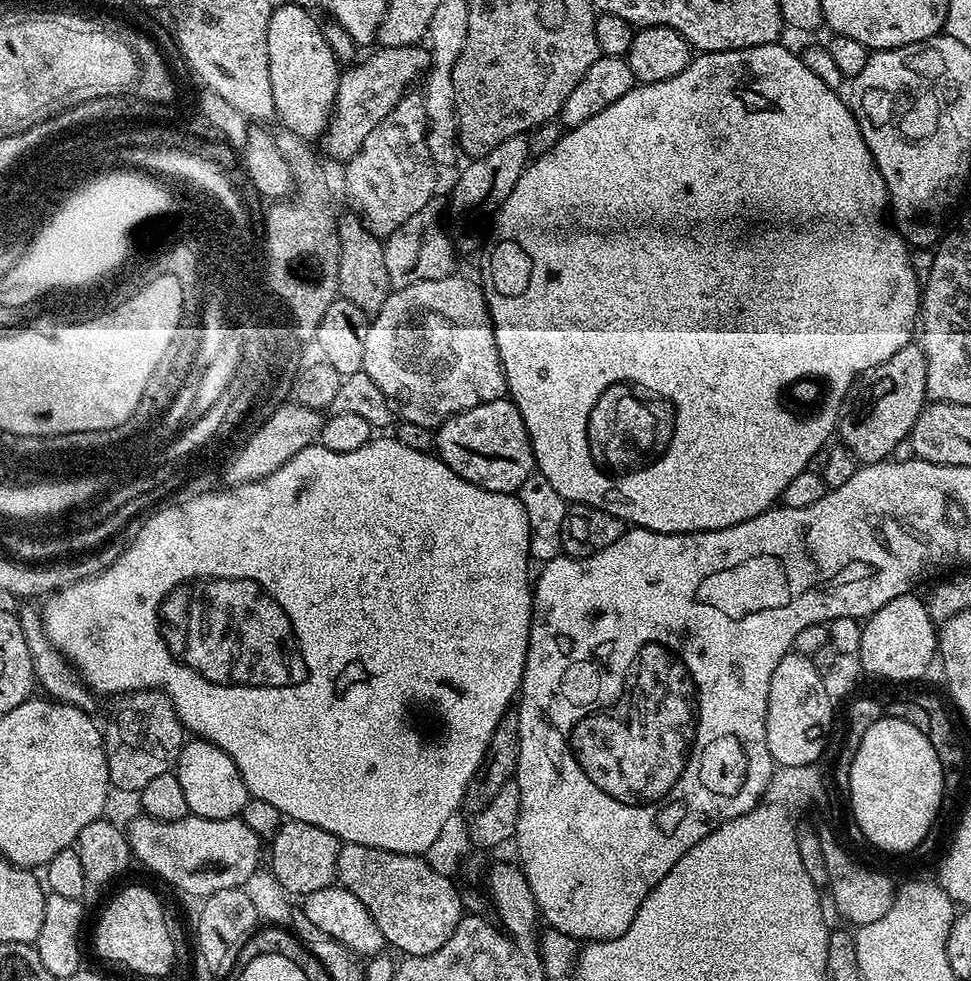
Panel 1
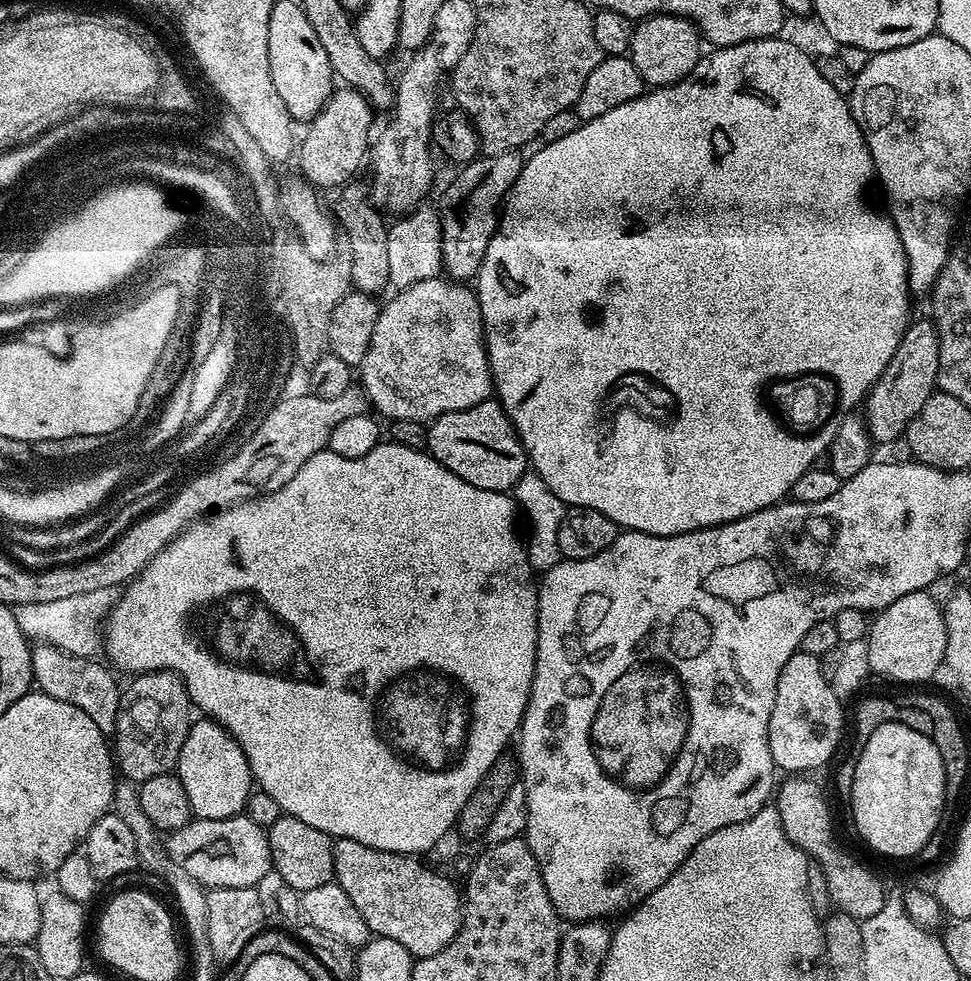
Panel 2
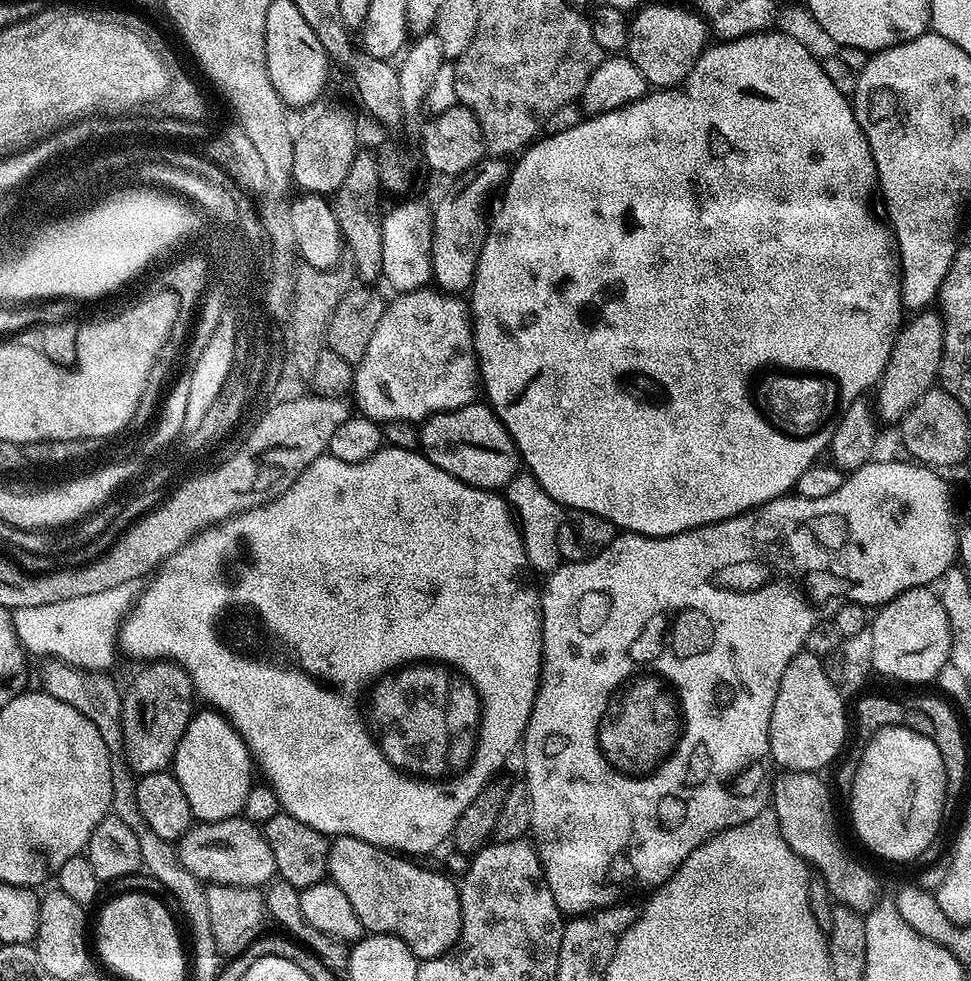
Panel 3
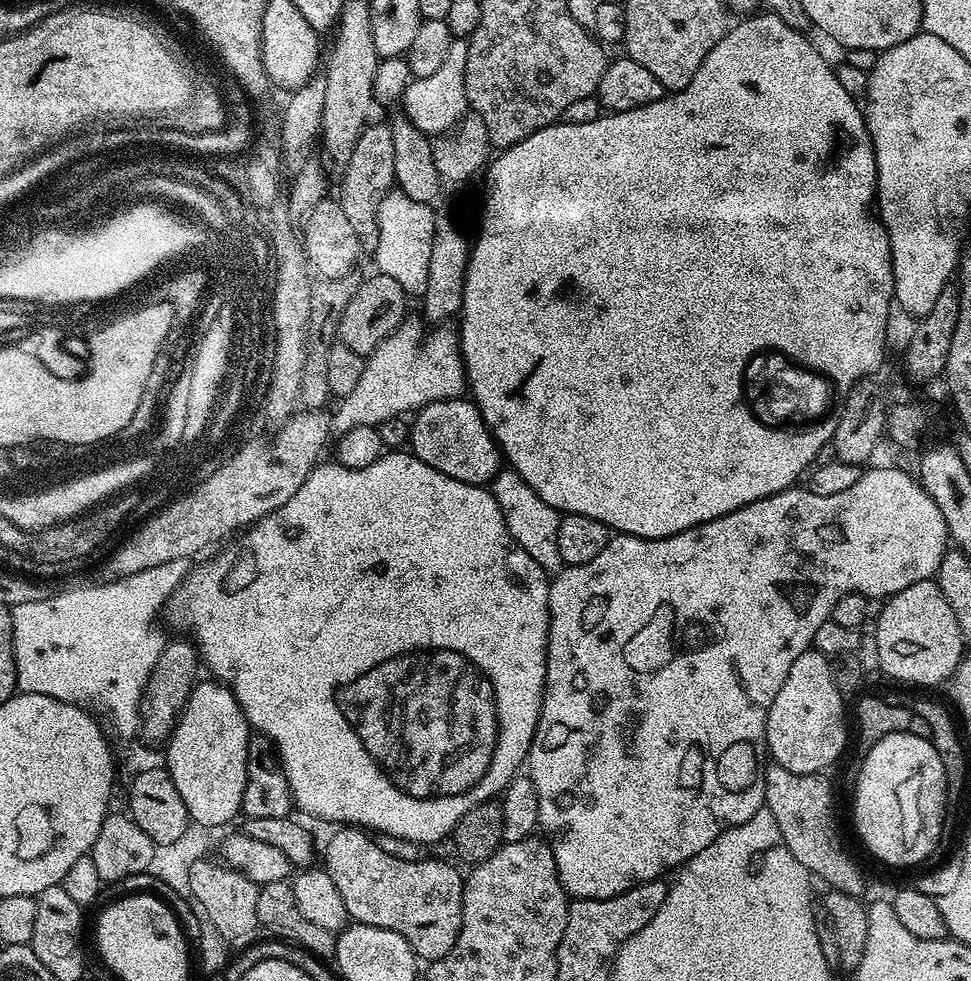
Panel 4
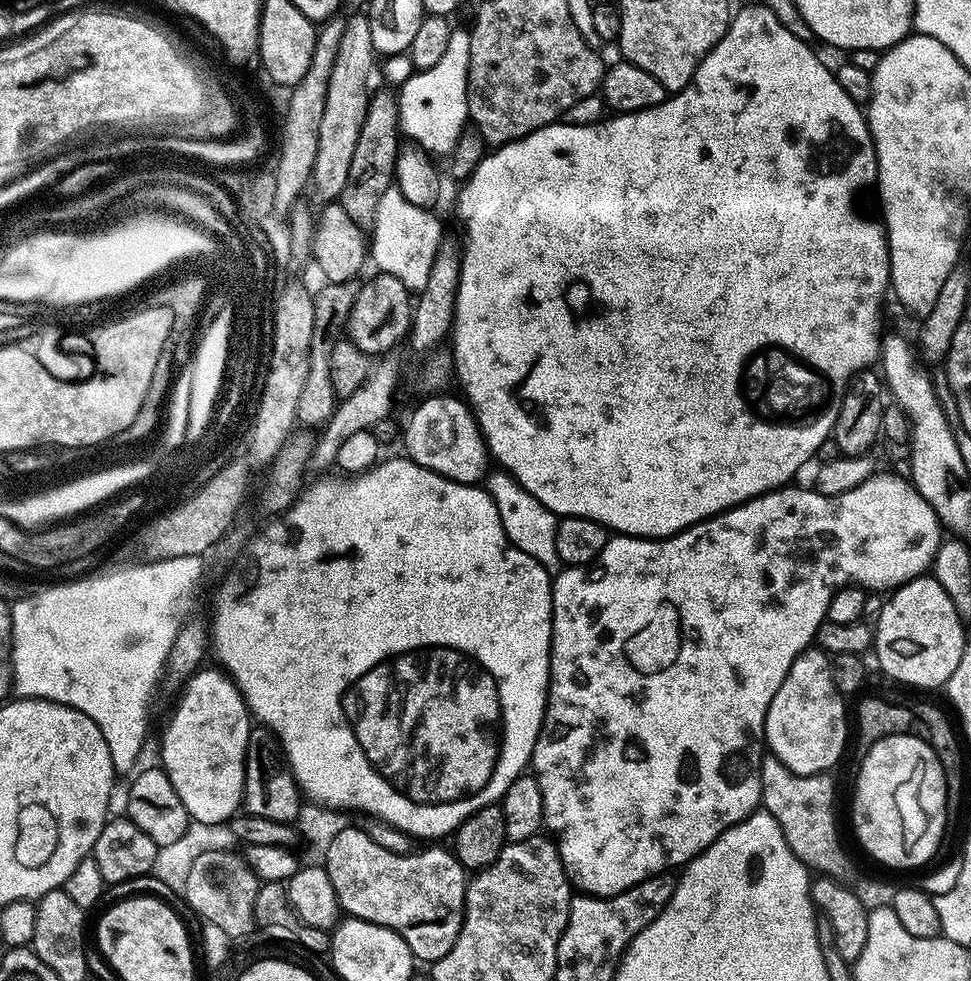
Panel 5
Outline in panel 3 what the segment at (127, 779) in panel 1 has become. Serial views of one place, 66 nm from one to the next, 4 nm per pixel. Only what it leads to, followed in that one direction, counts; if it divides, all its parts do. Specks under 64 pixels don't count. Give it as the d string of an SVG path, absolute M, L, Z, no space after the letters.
M163 659L163 660L153 660L151 662L145 663L143 665L144 672L140 672L132 680L132 685L126 688L123 693L124 708L122 712L122 730L124 731L125 740L125 752L124 754L128 756L128 762L130 768L134 773L140 776L145 776L146 774L154 774L155 772L163 772L169 767L176 759L176 751L178 750L178 742L182 738L182 734L186 734L186 726L192 721L194 715L194 707L192 708L192 696L194 700L194 689L192 686L192 679L187 670L184 669L183 665L177 663L175 660Z

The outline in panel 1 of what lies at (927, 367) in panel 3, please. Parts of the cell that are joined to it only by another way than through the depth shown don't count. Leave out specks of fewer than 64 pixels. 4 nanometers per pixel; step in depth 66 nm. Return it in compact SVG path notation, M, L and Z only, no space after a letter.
M913 342L902 346L879 368L875 369L876 392L880 397L868 408L861 420L848 420L840 428L843 447L852 451L852 456L861 465L883 464L899 449L903 440L912 435L912 427L918 422L921 410L926 406L926 358L924 349Z

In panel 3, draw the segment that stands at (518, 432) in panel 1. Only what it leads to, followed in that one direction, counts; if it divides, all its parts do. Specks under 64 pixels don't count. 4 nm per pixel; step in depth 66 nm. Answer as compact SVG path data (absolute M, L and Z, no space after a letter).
M473 402L449 412L435 412L433 416L428 417L419 425L419 430L419 451L424 453L425 458L434 462L434 466L438 466L438 470L446 470L446 474L450 474L470 486L500 490L516 477L517 472L521 471L522 461L520 452L516 449L516 443L510 438L508 431L502 426L499 418L493 414L487 403Z

